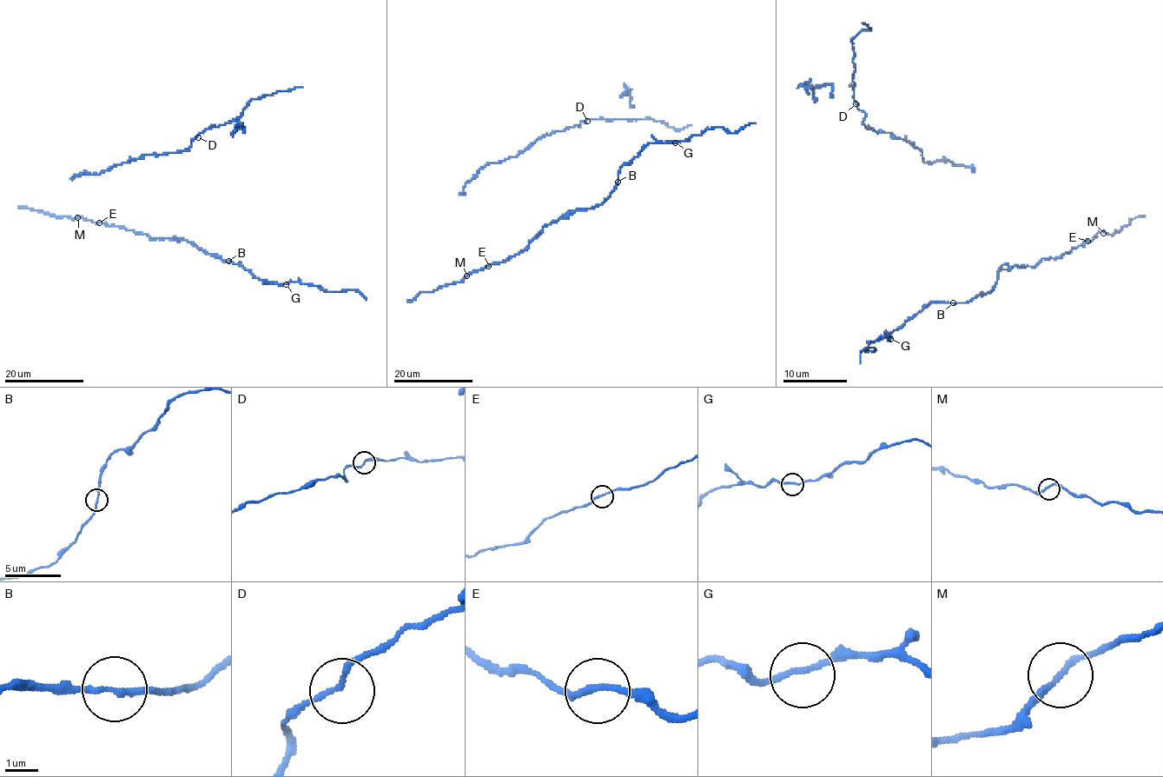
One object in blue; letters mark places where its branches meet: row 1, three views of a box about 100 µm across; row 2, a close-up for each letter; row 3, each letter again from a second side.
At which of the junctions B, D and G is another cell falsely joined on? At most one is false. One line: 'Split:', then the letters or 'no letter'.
Split: no letter

